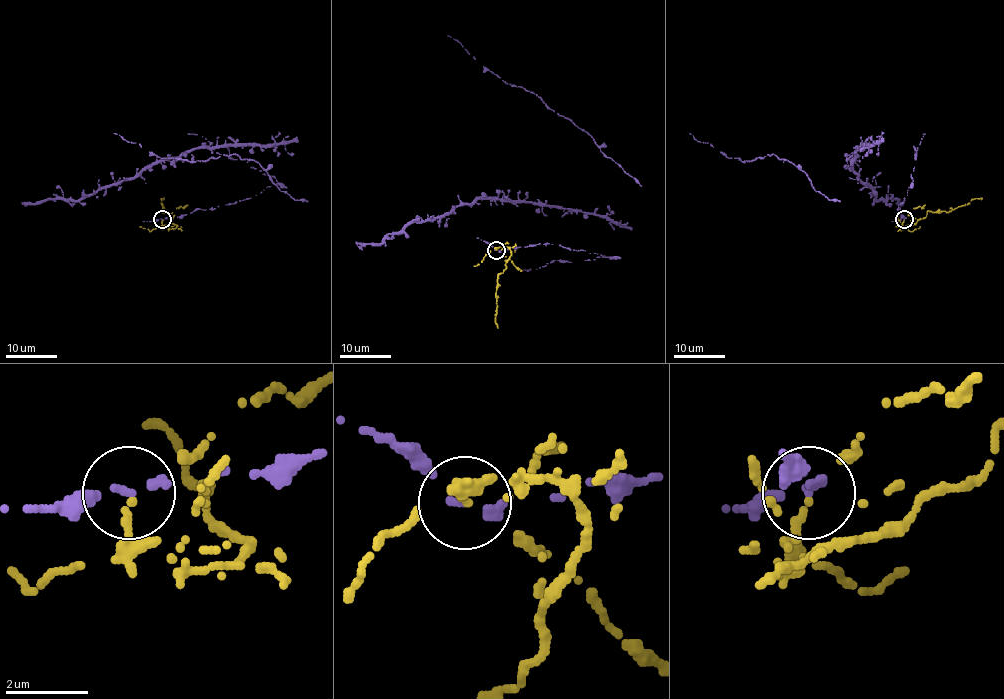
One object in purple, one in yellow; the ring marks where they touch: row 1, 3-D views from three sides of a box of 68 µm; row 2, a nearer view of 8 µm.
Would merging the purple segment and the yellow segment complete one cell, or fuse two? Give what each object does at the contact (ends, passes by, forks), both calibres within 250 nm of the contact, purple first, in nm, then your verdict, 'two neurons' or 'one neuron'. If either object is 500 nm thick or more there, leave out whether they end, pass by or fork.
purple passes by; yellow passes by; 100 nm thick on the purple side, 140 nm on the other; two neurons

